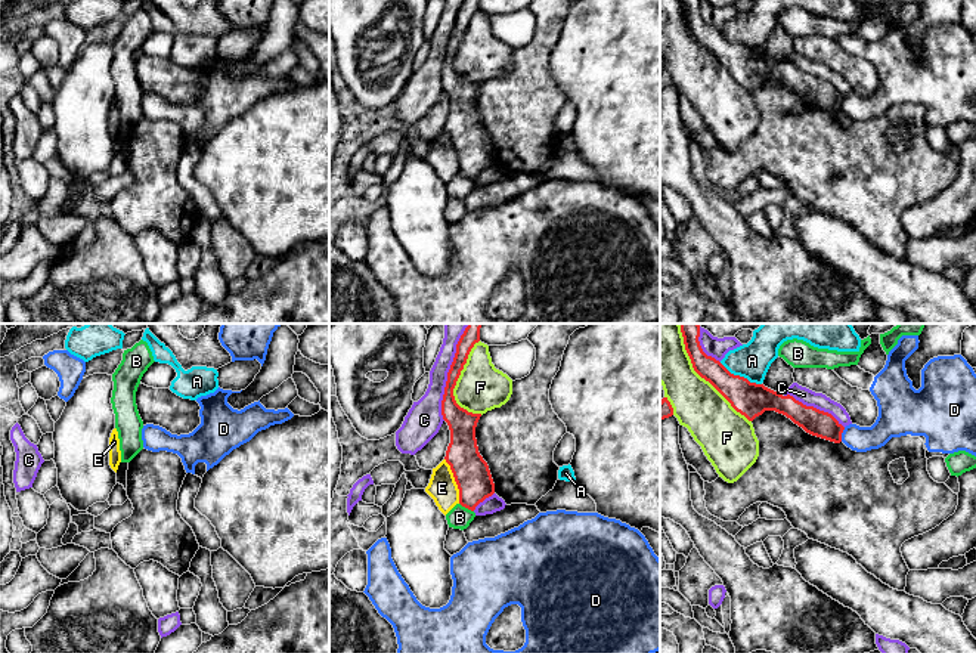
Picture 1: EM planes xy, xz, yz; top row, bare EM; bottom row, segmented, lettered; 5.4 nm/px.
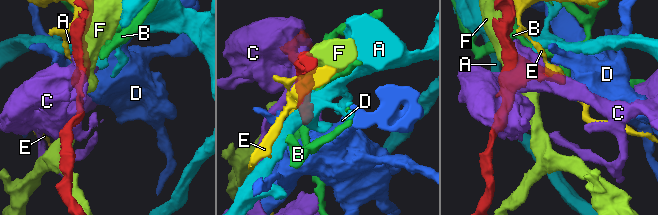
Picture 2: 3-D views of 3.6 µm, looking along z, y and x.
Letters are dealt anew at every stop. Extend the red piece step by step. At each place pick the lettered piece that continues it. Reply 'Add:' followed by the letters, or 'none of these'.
Add: none of these

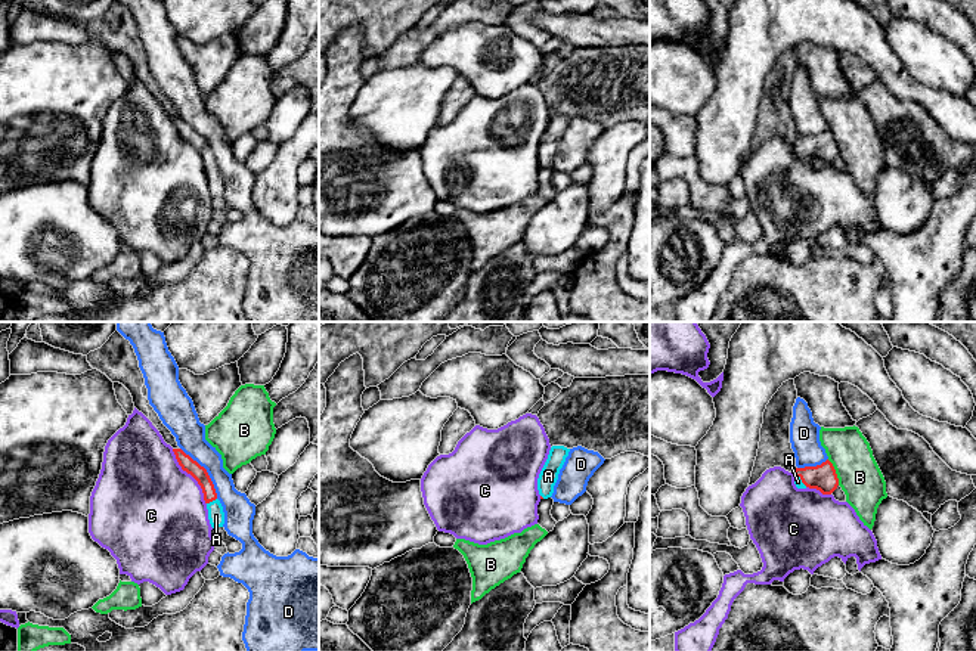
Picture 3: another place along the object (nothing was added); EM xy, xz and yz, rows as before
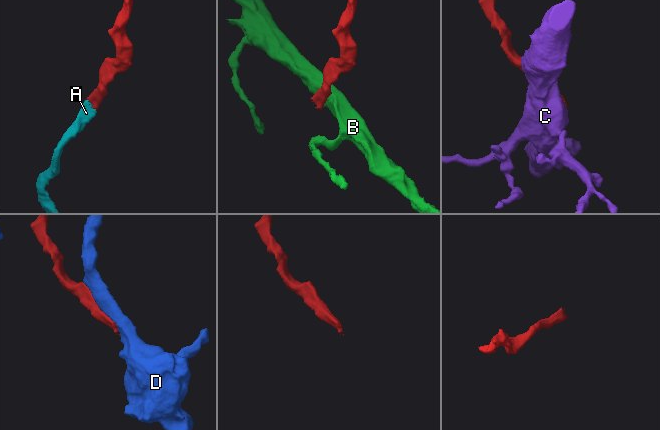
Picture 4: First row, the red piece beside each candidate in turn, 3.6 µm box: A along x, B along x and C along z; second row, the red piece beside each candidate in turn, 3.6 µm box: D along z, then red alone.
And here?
Add: A

